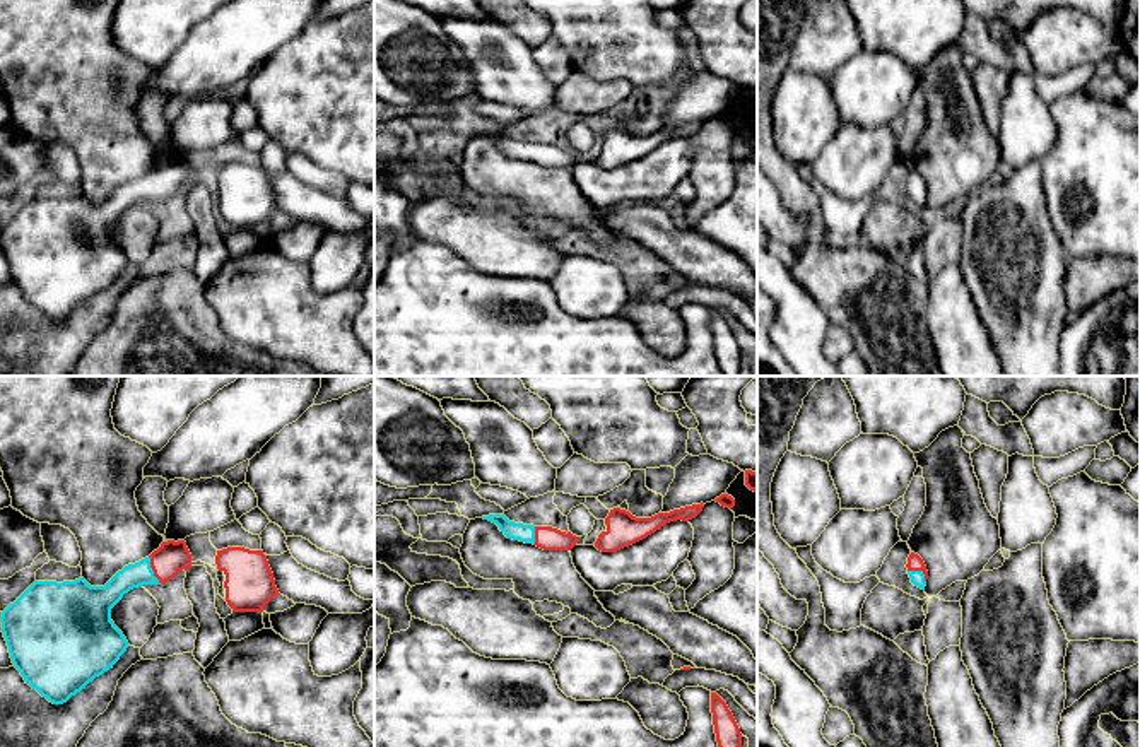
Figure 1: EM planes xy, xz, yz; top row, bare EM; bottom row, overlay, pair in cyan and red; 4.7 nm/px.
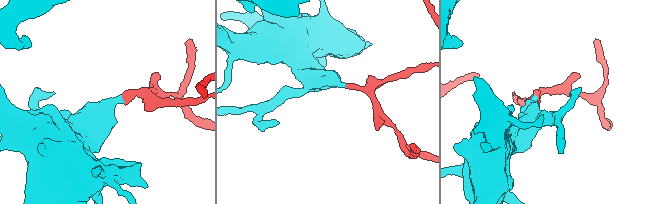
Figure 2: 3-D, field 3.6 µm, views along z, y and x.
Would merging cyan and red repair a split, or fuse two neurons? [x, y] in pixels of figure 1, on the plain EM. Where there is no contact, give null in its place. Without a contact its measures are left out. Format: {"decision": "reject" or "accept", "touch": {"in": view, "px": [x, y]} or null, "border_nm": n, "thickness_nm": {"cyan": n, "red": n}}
{"decision": "accept", "touch": {"in": "xy", "px": [151, 187]}, "border_nm": 140, "thickness_nm": {"cyan": 120, "red": 150}}

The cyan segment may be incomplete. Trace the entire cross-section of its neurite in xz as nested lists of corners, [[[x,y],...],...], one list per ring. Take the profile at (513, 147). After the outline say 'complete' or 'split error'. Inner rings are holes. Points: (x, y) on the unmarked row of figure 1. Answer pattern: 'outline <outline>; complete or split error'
outline [[[489,132],[482,135],[496,140],[508,156],[533,161],[544,168],[571,168],[578,161],[576,152],[552,144],[514,140],[504,132]]]; split error

